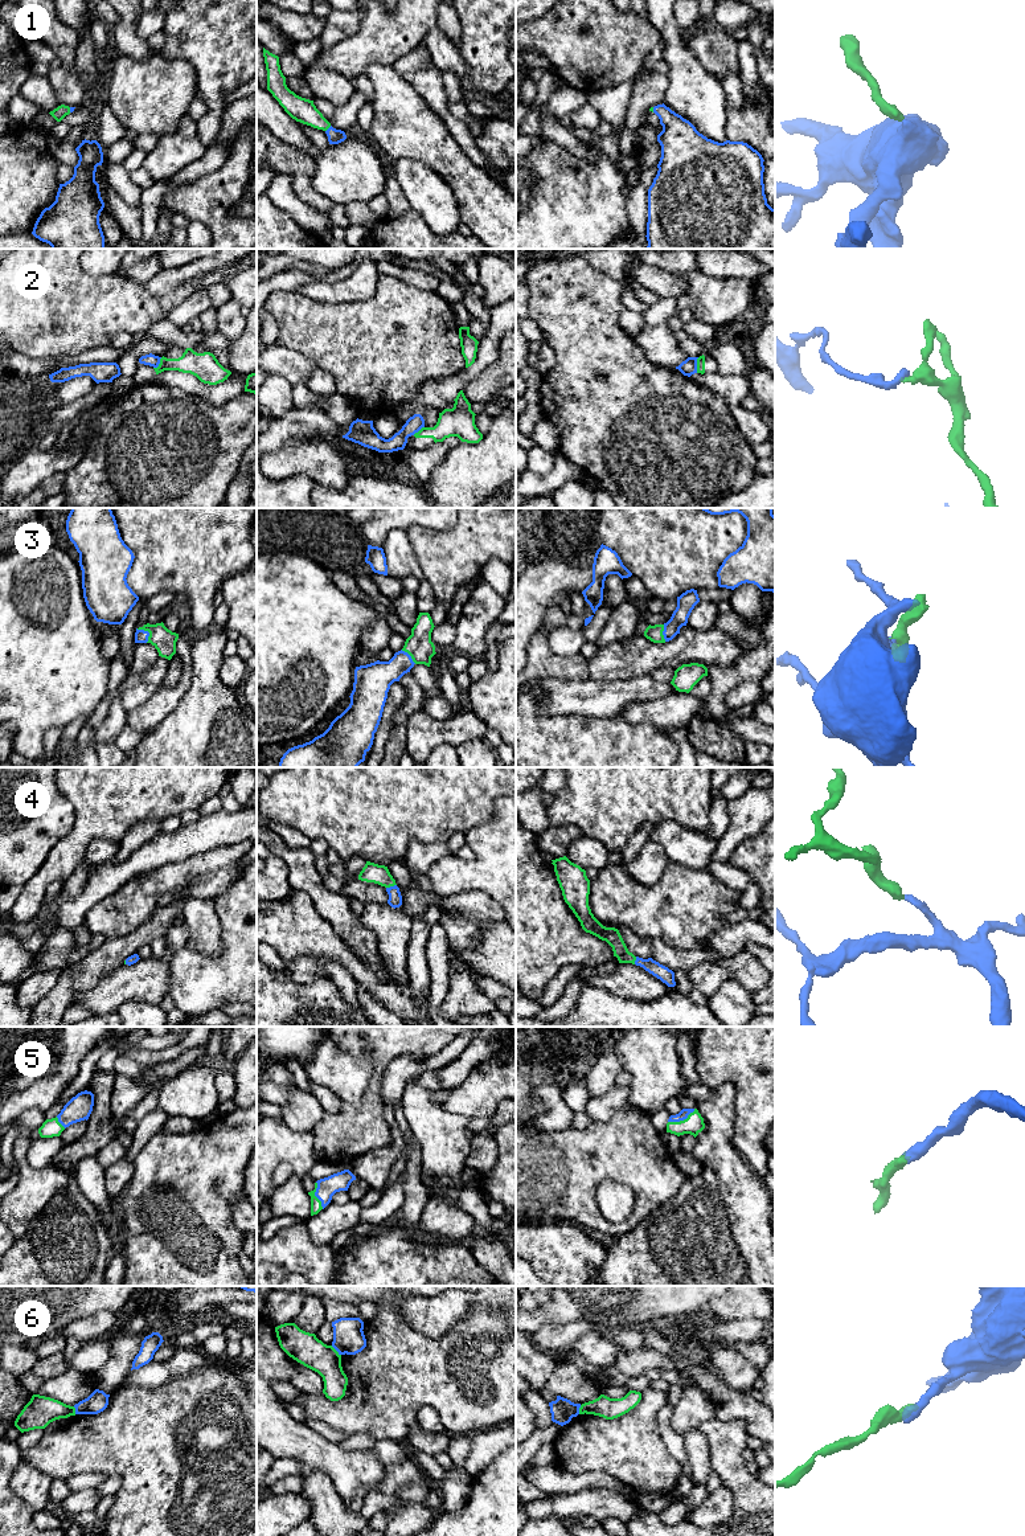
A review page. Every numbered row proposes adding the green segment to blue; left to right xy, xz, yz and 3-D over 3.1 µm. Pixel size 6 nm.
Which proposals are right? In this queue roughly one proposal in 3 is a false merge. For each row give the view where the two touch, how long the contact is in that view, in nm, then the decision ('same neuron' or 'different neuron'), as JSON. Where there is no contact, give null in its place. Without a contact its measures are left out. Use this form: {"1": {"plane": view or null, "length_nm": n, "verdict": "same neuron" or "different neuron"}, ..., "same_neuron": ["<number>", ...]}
{"1": {"plane": "xz", "length_nm": 50, "verdict": "same neuron"}, "2": {"plane": "yz", "length_nm": 100, "verdict": "different neuron"}, "3": {"plane": "xy", "length_nm": 110, "verdict": "same neuron"}, "4": {"plane": "xz", "length_nm": 70, "verdict": "same neuron"}, "5": {"plane": "yz", "length_nm": 190, "verdict": "same neuron"}, "6": {"plane": "xz", "length_nm": 90, "verdict": "different neuron"}, "same_neuron": ["1", "3", "4", "5"]}

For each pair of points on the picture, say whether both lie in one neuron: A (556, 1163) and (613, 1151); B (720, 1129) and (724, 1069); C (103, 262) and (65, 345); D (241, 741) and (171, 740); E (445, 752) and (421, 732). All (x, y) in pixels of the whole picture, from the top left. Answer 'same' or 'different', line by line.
A: same
B: different
C: different
D: same
E: different

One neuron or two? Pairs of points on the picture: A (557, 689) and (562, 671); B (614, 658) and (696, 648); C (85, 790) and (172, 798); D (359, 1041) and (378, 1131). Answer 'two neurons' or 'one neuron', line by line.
A: two neurons
B: one neuron
C: one neuron
D: one neuron

